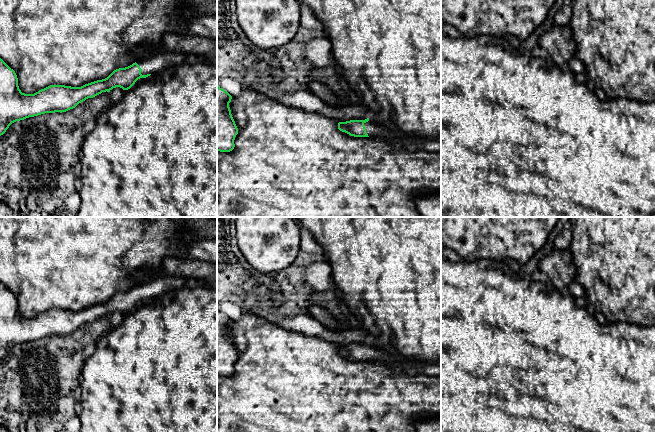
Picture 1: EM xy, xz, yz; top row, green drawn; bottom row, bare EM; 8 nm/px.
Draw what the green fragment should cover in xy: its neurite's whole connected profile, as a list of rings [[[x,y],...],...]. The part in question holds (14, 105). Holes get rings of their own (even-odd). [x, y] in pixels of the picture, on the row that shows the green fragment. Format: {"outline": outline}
{"outline": [[[158,52],[148,58],[138,60],[128,67],[114,70],[105,79],[97,80],[81,87],[50,85],[34,94],[25,94],[19,89],[15,71],[0,58],[0,136],[16,121],[45,113],[66,112],[75,108],[86,99],[93,98],[102,92],[110,92],[116,87],[128,90],[140,78],[146,78],[152,74],[159,73],[168,67],[191,64],[194,60],[197,59],[183,53]]]}

